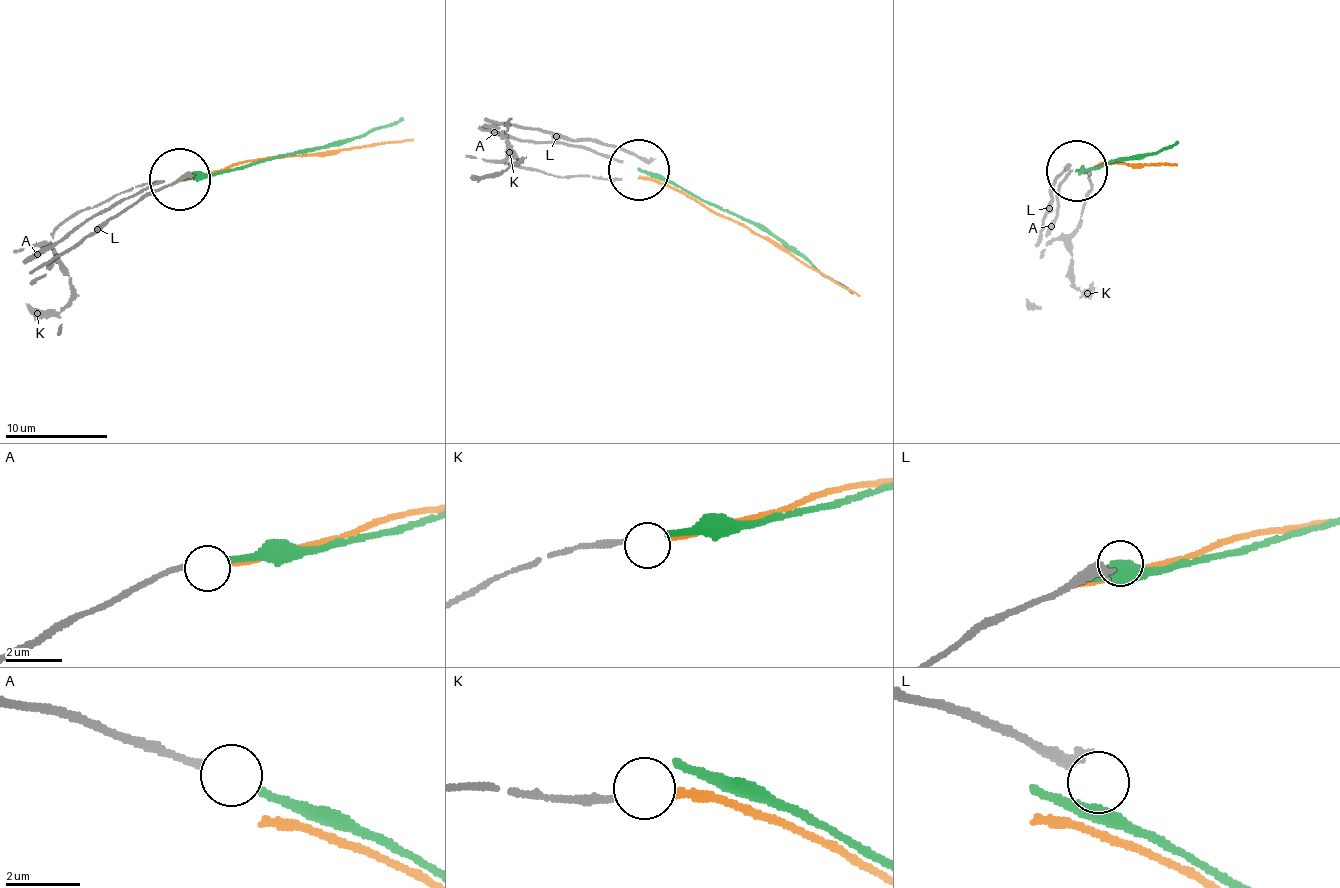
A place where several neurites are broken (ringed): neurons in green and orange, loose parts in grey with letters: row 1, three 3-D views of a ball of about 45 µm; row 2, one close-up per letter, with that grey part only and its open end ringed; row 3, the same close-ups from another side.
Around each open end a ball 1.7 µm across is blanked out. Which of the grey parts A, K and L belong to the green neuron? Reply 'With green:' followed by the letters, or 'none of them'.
With green: A

